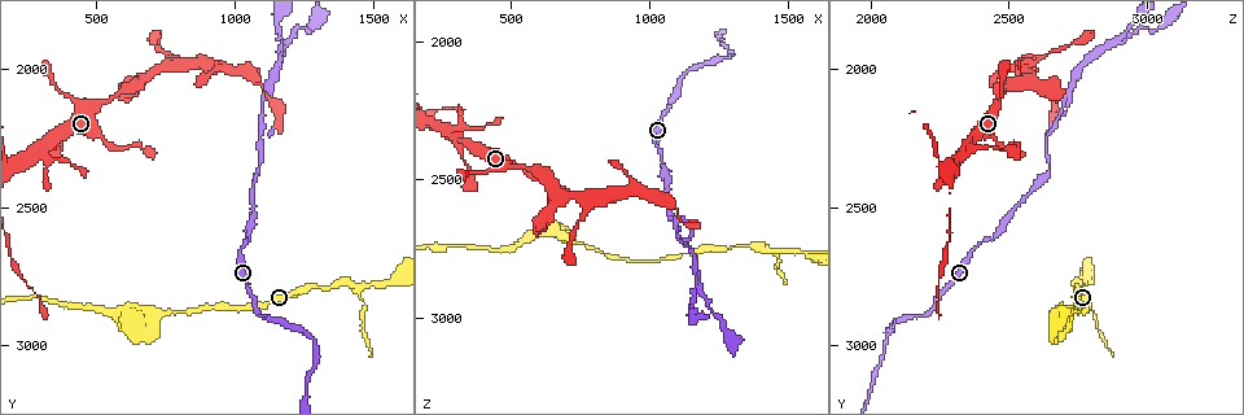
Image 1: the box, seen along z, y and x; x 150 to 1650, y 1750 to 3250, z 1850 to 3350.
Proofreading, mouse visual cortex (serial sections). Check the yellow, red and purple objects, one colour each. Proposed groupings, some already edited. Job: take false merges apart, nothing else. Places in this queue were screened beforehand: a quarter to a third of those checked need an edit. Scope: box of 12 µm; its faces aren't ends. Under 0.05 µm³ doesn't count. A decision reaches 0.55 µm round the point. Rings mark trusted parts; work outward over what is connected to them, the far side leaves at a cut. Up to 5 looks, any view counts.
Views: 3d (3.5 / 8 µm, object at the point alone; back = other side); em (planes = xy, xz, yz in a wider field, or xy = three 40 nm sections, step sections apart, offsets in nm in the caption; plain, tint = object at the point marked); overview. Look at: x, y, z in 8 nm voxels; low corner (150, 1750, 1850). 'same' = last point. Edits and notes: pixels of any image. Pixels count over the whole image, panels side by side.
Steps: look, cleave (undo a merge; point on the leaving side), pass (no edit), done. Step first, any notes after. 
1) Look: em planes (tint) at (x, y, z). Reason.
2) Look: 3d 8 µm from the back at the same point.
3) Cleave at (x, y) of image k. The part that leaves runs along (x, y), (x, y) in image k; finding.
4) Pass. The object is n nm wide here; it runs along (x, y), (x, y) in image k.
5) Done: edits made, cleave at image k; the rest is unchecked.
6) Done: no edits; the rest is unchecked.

Look: 3d 3.5 µm from the back at (1490, 2780, 2770). Thin neck.

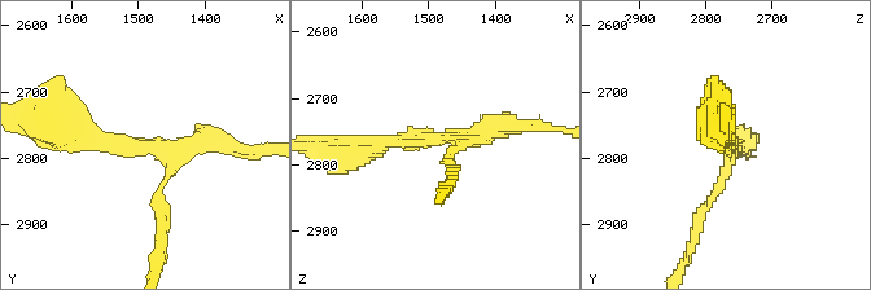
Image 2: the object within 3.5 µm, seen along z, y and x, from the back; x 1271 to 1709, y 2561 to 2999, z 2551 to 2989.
Look: em xy step 5 (tint) at (1480, 2780, 2755).

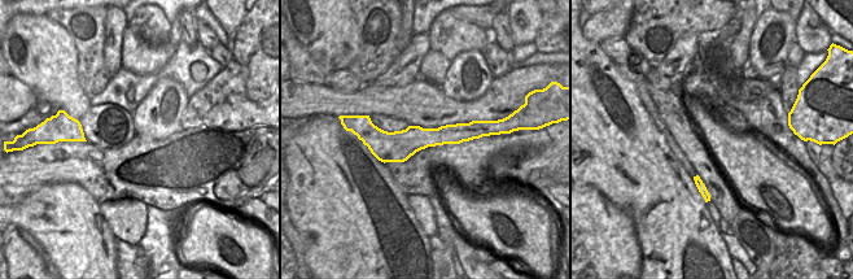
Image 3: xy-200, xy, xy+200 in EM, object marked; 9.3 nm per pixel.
Look: em xy step 1 (tint) at the same point.

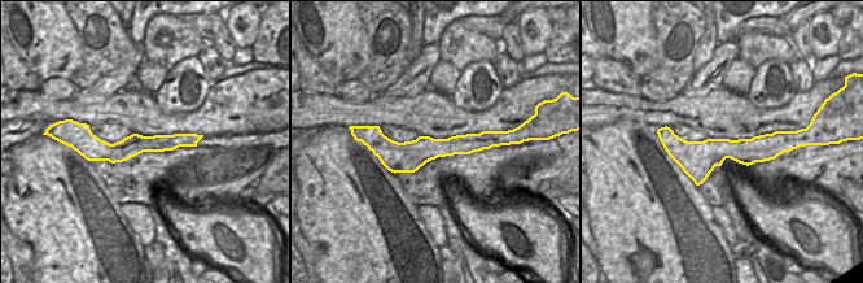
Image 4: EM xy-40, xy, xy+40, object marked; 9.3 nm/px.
Pass. It runs along (228, 148), (92, 140), (69, 124) in image 2; continuous, no second cell.

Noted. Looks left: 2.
Look: em planes (tint) at (720, 2880, 2730). Branch point.

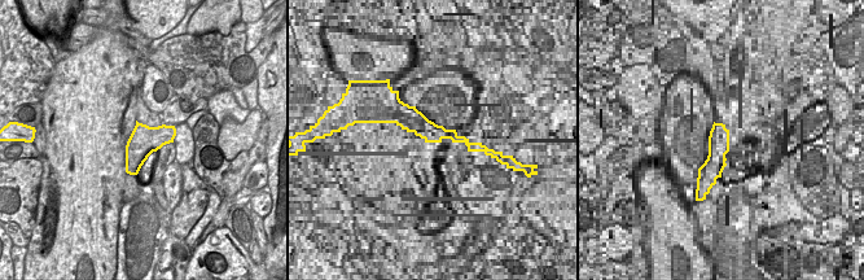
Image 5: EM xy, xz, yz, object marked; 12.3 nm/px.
Look: 3d 3.5 µm from the back at the same point. See where the arms go.

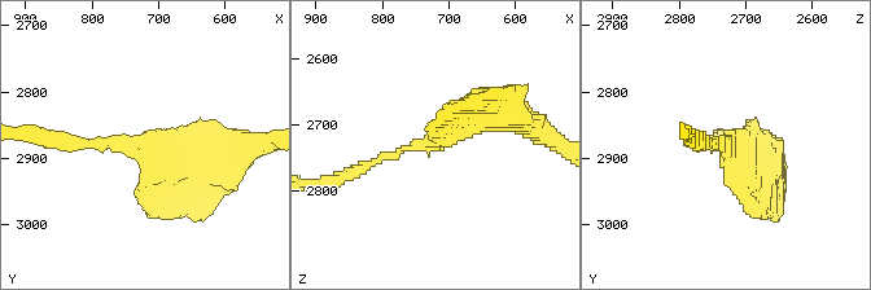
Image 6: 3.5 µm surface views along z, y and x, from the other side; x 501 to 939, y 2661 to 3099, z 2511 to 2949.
Pass. It runs along (354, 172), (489, 110), (508, 113) in image 6; continuous, no second cell.

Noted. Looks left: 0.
Done: no edits; the rest is unchecked.

